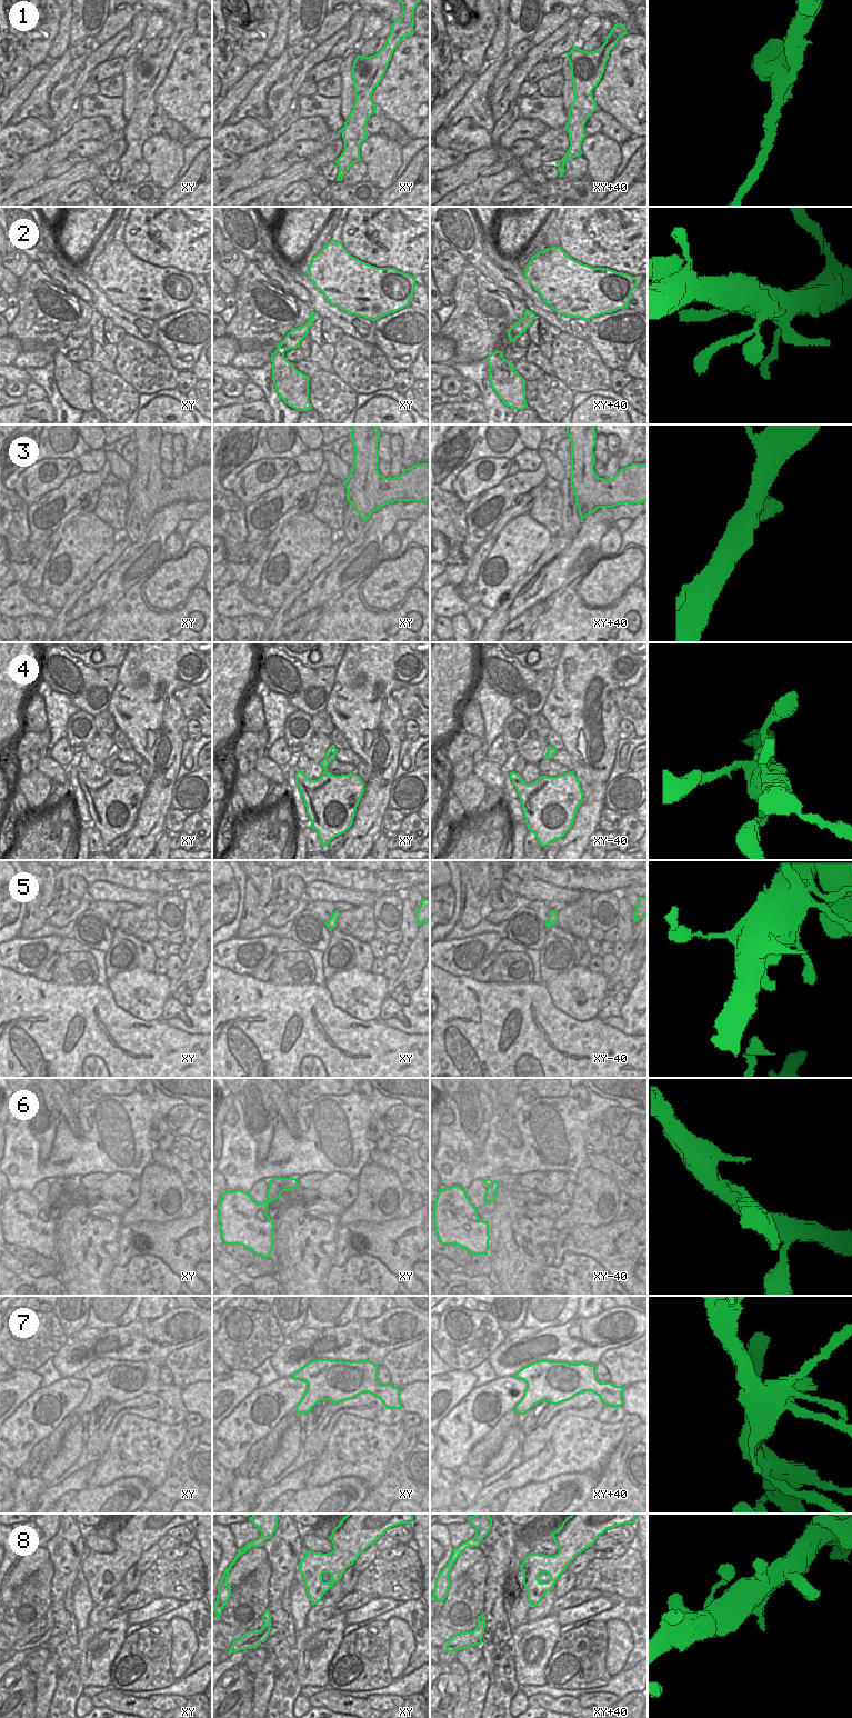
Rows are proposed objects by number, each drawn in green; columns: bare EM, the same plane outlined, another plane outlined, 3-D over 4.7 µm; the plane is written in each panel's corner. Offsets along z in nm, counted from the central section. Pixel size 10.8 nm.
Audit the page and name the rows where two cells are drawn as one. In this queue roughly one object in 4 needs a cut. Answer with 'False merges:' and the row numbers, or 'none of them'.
False merges: none of them

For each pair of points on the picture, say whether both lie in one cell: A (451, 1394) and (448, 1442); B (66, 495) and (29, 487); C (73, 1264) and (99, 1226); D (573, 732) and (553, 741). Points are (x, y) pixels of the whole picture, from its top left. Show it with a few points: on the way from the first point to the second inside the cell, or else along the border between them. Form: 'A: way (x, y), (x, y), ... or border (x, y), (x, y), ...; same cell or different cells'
A: border (469, 1392), (441, 1419); different cells
B: border (69, 476), (58, 487), (42, 493), (28, 506); different cells
C: way (80, 1255), (80, 1245), (90, 1235); same cell
D: border (551, 729), (560, 738), (563, 748); different cells

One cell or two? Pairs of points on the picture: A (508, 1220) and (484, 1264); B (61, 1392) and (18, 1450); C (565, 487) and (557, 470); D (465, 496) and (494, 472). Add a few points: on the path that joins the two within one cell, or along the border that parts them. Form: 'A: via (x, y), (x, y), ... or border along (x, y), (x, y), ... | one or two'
A: border along (487, 1255), (491, 1268) | two
B: via (42, 1395), (33, 1404), (32, 1420), (21, 1431) | one
C: border along (564, 465), (564, 477), (560, 481) | two
D: via (473, 488), (481, 480), (488, 480) | one

